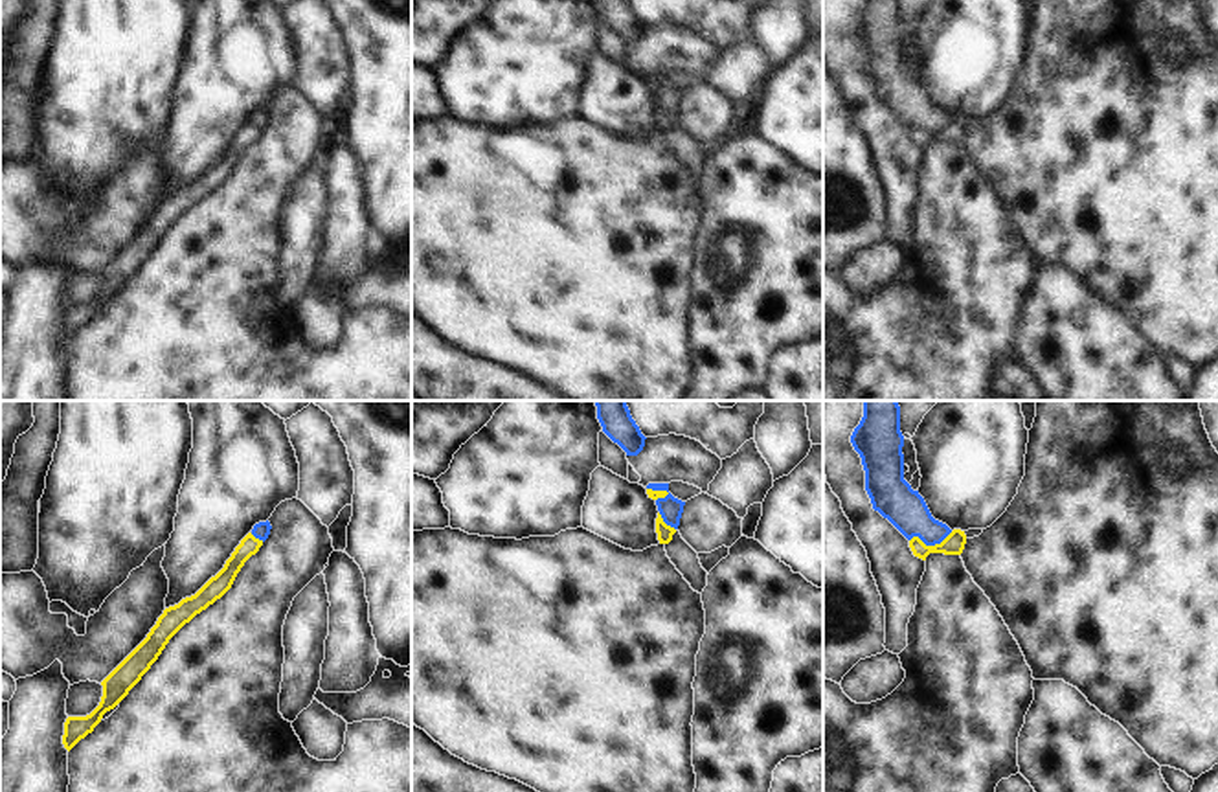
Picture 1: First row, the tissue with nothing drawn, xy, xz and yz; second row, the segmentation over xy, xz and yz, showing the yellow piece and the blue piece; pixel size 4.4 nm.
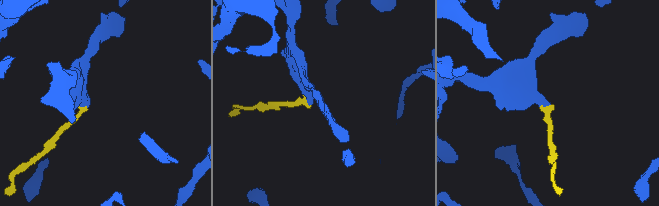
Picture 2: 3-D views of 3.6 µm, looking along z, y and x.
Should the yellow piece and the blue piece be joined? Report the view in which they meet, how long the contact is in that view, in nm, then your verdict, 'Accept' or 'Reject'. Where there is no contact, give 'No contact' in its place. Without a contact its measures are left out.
Touches yellow in yz. Shared border 200 nm. Reject.

